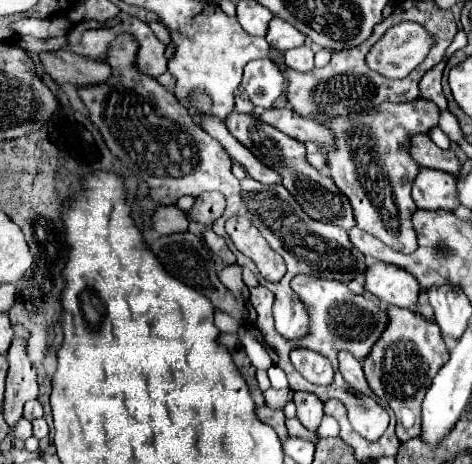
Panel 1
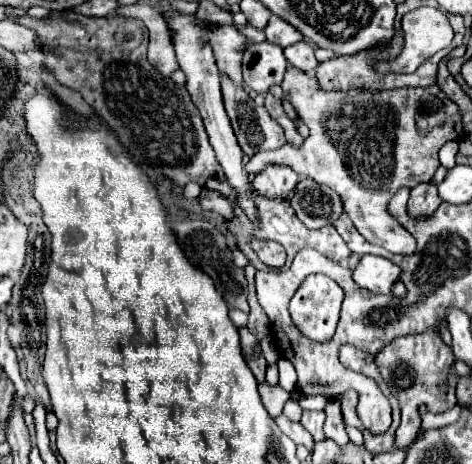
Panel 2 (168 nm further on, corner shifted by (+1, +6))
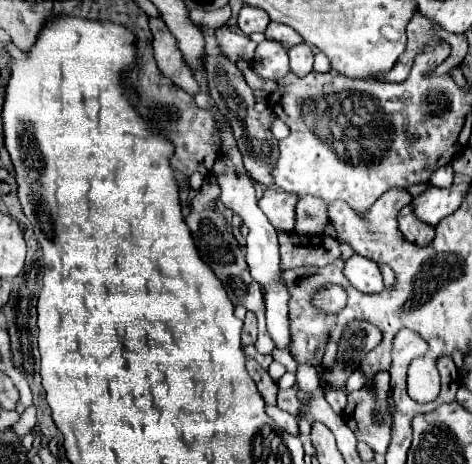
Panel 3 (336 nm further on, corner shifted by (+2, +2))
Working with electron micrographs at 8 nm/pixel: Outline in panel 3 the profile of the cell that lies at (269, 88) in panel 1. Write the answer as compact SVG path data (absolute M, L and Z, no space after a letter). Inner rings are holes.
M263 40L255 50L255 58L251 66L263 78L271 78L271 80L283 78L289 72L287 50L279 42Z

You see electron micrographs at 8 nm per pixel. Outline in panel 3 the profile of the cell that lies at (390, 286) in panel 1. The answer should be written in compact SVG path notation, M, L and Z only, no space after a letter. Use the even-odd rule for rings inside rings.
M353 254L349 260L345 260L343 274L361 292L369 294L369 292L381 292L385 288L379 266L373 260L363 258L359 254Z

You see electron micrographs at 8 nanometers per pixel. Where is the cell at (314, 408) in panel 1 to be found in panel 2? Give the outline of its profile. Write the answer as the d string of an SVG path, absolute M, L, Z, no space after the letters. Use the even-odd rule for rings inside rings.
M304 410L304 414L302 414L300 424L314 436L316 442L320 442L320 440L324 438L324 430L322 430L324 418L326 418L324 412L310 412L310 410Z

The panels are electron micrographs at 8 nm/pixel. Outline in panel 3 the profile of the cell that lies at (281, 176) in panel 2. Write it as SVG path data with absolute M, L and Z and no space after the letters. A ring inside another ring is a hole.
M265 190L263 198L259 200L263 214L269 222L283 232L293 232L295 228L295 206L297 196L281 192L281 190Z

